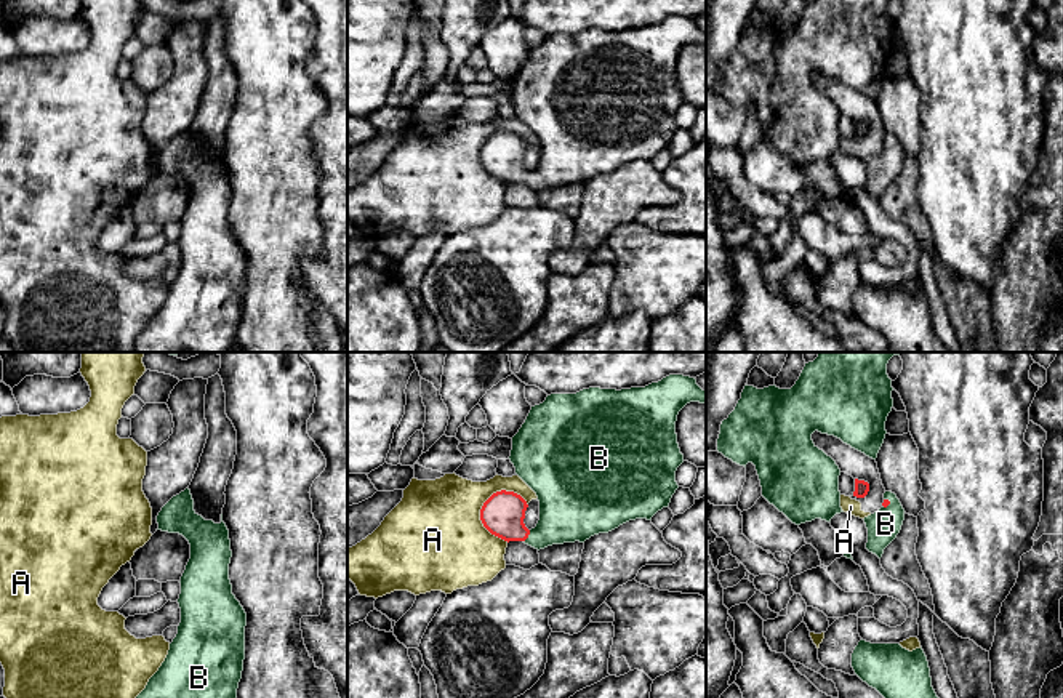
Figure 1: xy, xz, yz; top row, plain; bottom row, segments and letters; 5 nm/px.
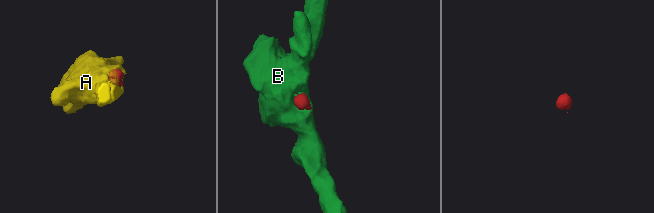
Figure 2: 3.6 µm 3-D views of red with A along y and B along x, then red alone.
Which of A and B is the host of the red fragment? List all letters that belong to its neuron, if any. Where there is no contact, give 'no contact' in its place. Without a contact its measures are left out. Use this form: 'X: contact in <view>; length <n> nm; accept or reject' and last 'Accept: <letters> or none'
A: contact in xz; length 280 nm; reject
B: contact in xz; length 70 nm; accept
Accept: B

